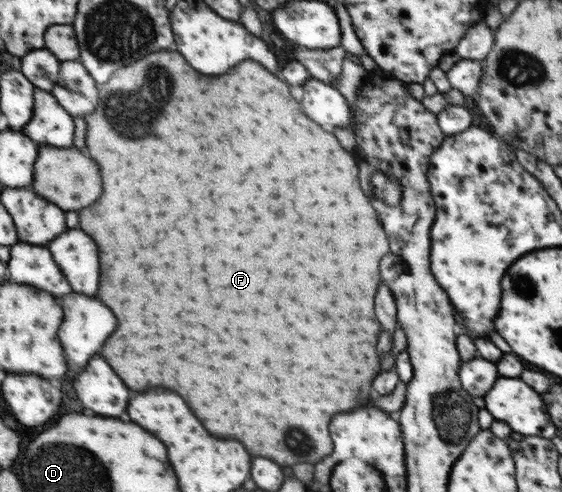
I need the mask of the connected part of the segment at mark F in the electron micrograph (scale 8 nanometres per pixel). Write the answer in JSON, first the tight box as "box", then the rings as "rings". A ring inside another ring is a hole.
{"box":[81,50,389,466],"rings":[[[167,50],[155,52],[155,54],[149,54],[147,58],[141,58],[135,64],[120,68],[109,82],[100,85],[99,108],[88,114],[86,119],[89,123],[89,150],[91,150],[91,156],[95,160],[99,160],[103,166],[107,194],[95,206],[91,206],[87,212],[83,210],[81,218],[83,218],[83,228],[99,242],[101,254],[103,254],[103,290],[99,292],[99,296],[121,318],[119,334],[115,334],[115,338],[111,338],[111,342],[107,342],[107,350],[103,350],[103,356],[115,366],[115,370],[119,370],[123,380],[137,392],[141,392],[143,388],[149,388],[149,386],[165,386],[171,390],[179,390],[179,394],[183,394],[183,398],[187,398],[187,402],[191,402],[191,408],[195,410],[195,414],[199,414],[199,418],[203,418],[203,426],[207,426],[207,430],[211,430],[211,434],[219,434],[219,438],[237,438],[255,456],[271,458],[273,462],[287,464],[287,466],[297,465],[297,462],[318,463],[321,458],[329,456],[333,452],[333,442],[331,442],[331,434],[329,434],[331,416],[335,416],[339,412],[349,412],[349,410],[365,404],[369,400],[371,382],[381,368],[379,356],[375,352],[377,350],[375,344],[379,338],[379,322],[373,312],[373,298],[375,298],[375,292],[379,286],[379,262],[389,252],[389,242],[387,242],[387,234],[383,232],[373,206],[369,204],[369,198],[361,192],[359,176],[357,176],[359,170],[357,170],[357,164],[351,158],[351,154],[337,142],[337,138],[333,134],[325,132],[319,124],[315,124],[301,112],[299,102],[289,94],[289,83],[285,84],[282,78],[279,80],[275,74],[265,70],[259,62],[243,62],[243,66],[235,66],[235,70],[229,70],[223,76],[207,76],[207,74],[193,70],[179,52],[167,52]],[[145,76],[151,82],[151,96],[159,96],[159,100],[163,100],[163,102],[167,102],[167,98],[169,98],[171,82],[177,76],[179,78],[185,76],[185,88],[189,88],[189,104],[193,108],[193,124],[197,126],[197,128],[193,128],[193,138],[189,138],[191,130],[185,126],[185,130],[181,130],[179,140],[173,138],[171,144],[157,138],[155,134],[135,140],[135,120],[143,118],[143,114],[135,114],[135,90],[139,90],[145,84]],[[87,214],[95,214],[95,222],[91,222],[91,226],[87,226]],[[117,284],[119,284],[119,290],[125,290],[127,294],[125,292],[115,294],[111,288],[117,288]],[[167,304],[171,308],[181,310],[181,312],[177,312],[179,314],[177,318],[173,314],[171,316],[161,314],[161,310],[169,310]]]}

